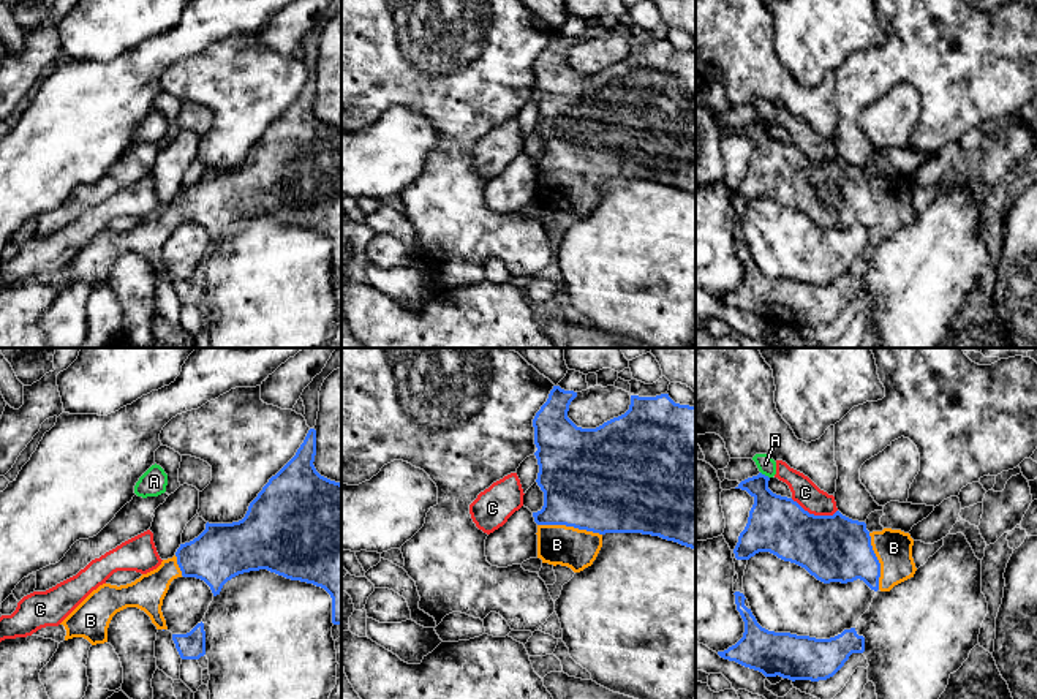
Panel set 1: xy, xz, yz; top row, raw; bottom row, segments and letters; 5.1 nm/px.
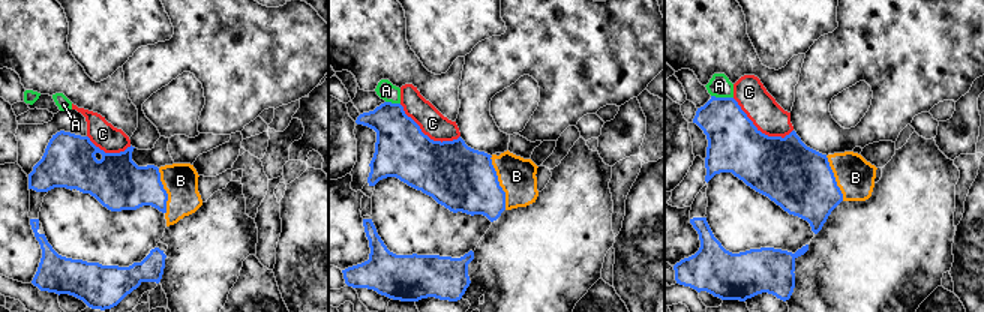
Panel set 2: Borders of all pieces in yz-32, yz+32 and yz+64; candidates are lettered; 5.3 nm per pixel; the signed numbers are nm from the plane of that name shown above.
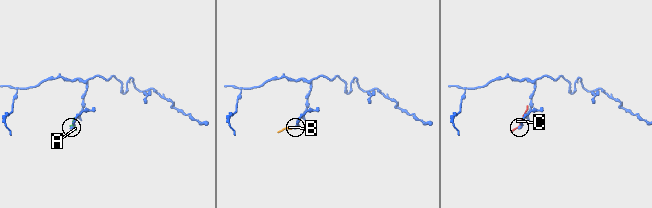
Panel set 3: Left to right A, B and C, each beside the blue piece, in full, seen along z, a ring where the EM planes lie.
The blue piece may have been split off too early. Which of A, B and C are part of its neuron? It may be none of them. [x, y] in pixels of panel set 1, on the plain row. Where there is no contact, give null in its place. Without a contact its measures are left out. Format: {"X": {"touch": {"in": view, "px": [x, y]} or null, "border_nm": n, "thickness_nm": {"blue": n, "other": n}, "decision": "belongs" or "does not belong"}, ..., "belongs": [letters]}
{"A": {"touch": {"in": "yz", "px": [764, 120]}, "border_nm": 60, "thickness_nm": {"blue": 280, "other": 90}, "decision": "does not belong"}, "B": {"touch": {"in": "xz", "px": [569, 171]}, "border_nm": 340, "thickness_nm": {"blue": 500, "other": 200}, "decision": "belongs"}, "C": {"touch": {"in": "yz", "px": [813, 160]}, "border_nm": 240, "thickness_nm": {"blue": 340, "other": 140}, "decision": "does not belong"}, "belongs": ["B"]}

